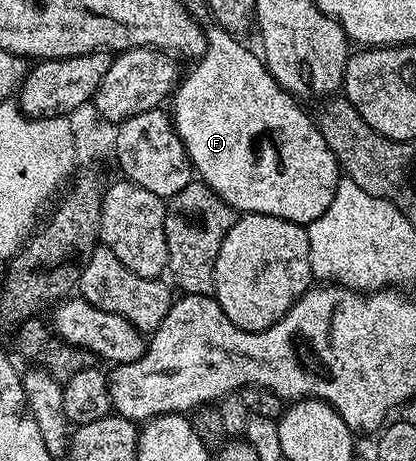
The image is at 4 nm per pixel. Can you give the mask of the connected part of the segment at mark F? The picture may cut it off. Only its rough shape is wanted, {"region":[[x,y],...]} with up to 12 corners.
{"region":[[220,28],[169,110],[232,210],[317,220],[316,119]]}

